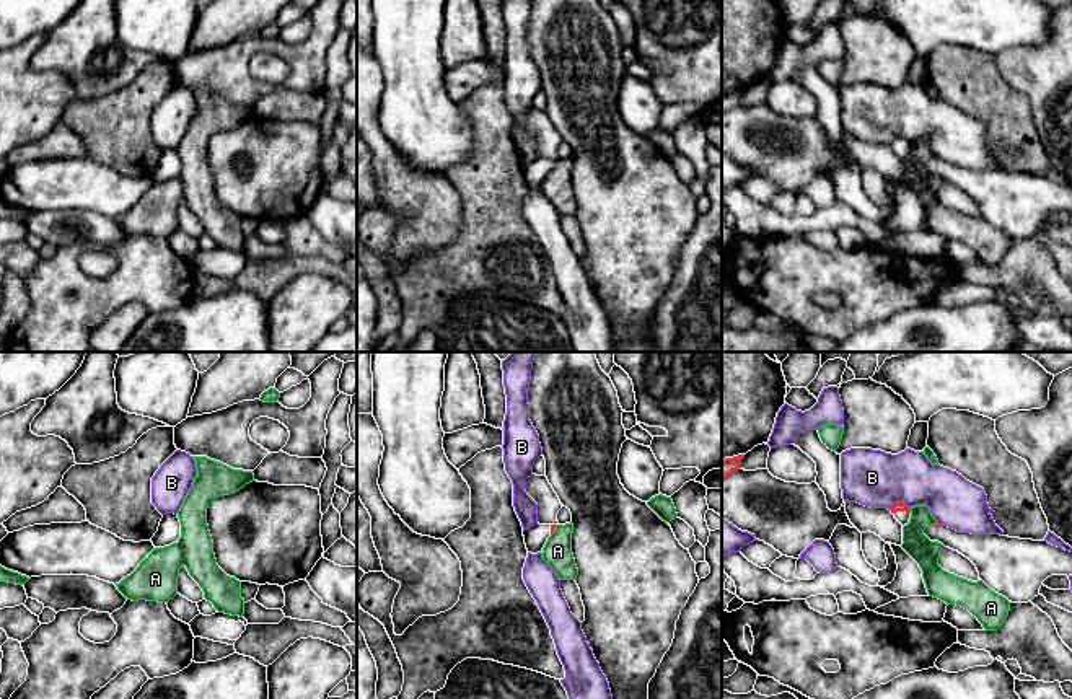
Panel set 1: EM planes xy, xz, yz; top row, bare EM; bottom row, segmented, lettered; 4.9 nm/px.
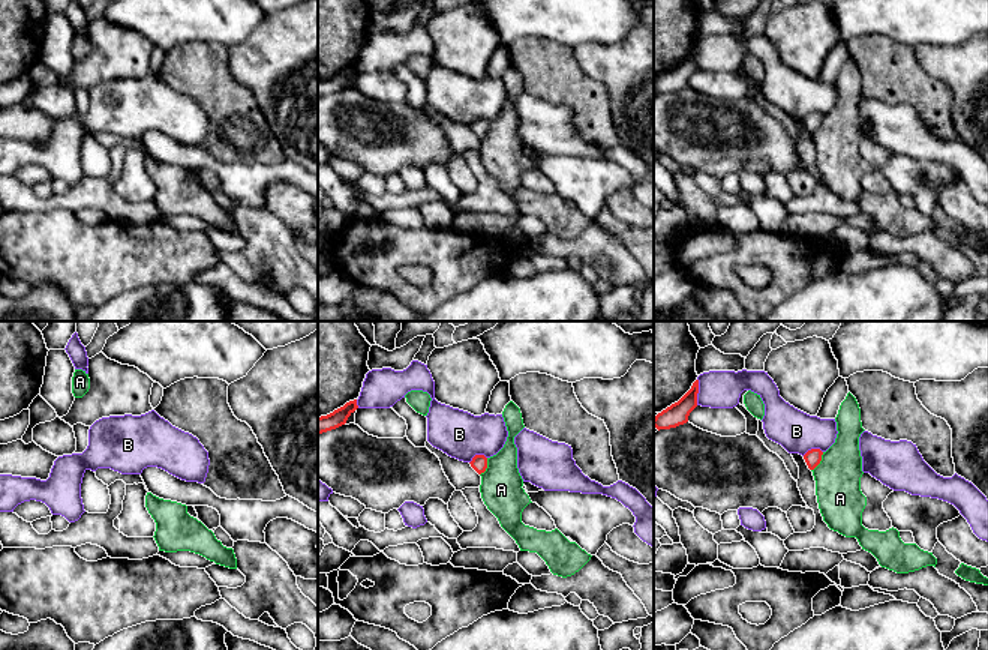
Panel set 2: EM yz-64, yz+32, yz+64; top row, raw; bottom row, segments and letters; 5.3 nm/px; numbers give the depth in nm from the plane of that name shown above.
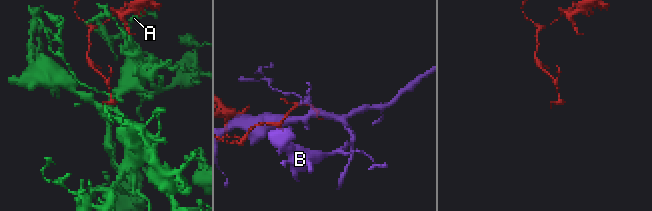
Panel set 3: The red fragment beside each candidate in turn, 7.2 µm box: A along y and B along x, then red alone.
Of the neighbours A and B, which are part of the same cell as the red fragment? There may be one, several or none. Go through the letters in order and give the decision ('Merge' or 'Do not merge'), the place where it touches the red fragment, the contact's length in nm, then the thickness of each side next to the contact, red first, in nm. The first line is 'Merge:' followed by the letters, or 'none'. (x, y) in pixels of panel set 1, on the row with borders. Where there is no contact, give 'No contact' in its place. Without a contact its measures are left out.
Merge: none
A: Do not merge. Touches red at yz (909, 510). Shared border 30 nm. Thickness 50 nm (red) against 140 nm
B: Do not merge. Touches red at yz (900, 502). Shared border 110 nm. Thickness 50 nm (red) against 280 nm

